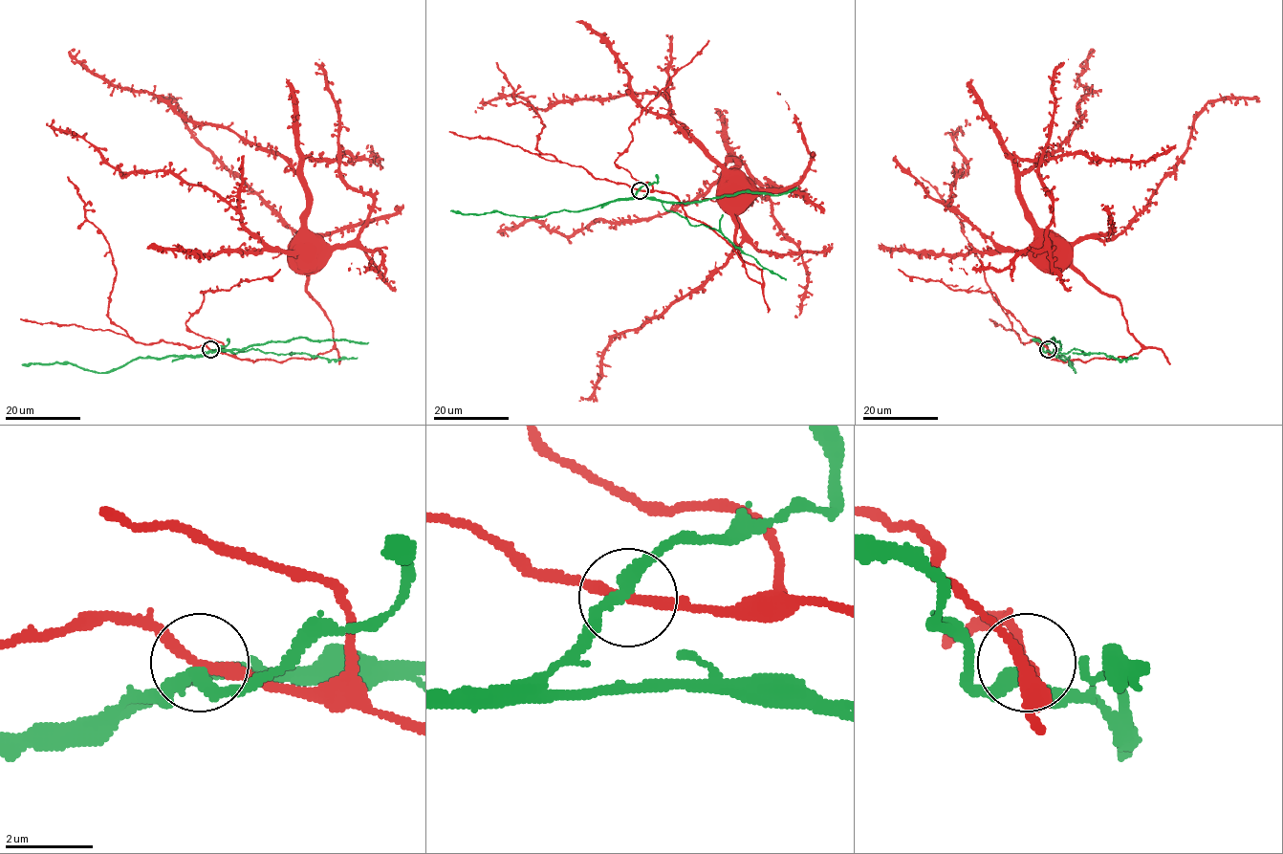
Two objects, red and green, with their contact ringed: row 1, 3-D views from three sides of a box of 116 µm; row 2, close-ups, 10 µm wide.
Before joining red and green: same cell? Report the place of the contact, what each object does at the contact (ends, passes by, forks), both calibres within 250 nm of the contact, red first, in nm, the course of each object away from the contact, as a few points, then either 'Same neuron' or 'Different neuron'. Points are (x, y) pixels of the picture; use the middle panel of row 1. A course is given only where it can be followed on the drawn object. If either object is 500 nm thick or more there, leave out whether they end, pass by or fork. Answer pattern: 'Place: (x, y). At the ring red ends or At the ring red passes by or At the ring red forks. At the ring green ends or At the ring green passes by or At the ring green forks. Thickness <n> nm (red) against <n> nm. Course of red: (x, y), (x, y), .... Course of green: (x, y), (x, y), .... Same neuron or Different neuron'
Place: (640, 190). At the ring red passes by. At the ring green passes by. Thickness 240 nm (red) against 280 nm. Course of red: (640, 190), (672, 193), (763, 283), (737, 244), (739, 186). Course of green: (639, 190), (632, 197), (585, 209), (561, 210), (533, 217), (497, 211), (462, 214), (450, 210). Different neuron

